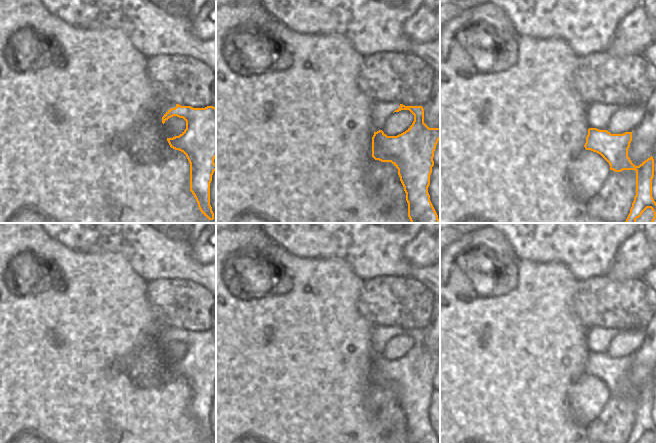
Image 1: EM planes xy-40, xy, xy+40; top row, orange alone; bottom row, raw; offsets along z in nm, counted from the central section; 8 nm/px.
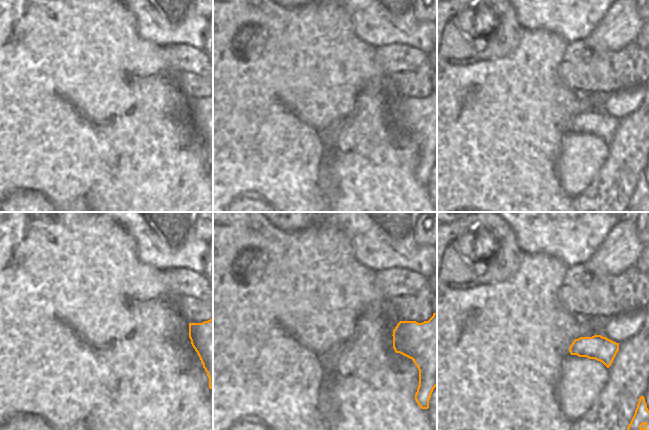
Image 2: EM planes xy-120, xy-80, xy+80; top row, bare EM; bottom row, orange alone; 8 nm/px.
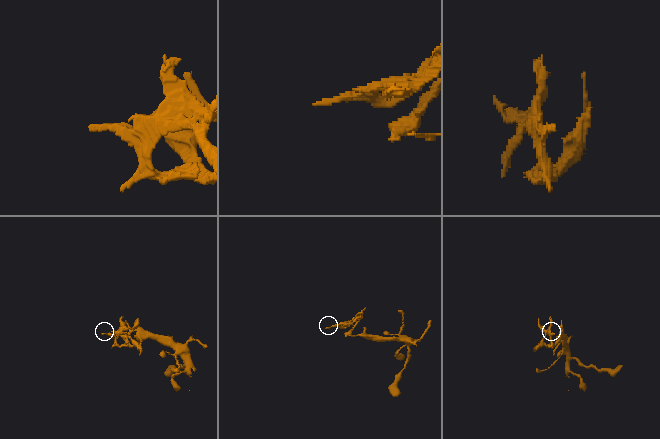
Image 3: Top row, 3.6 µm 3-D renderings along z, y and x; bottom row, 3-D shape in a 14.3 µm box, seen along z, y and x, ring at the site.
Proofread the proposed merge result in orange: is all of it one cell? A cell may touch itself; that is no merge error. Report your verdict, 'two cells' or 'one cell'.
two cells

